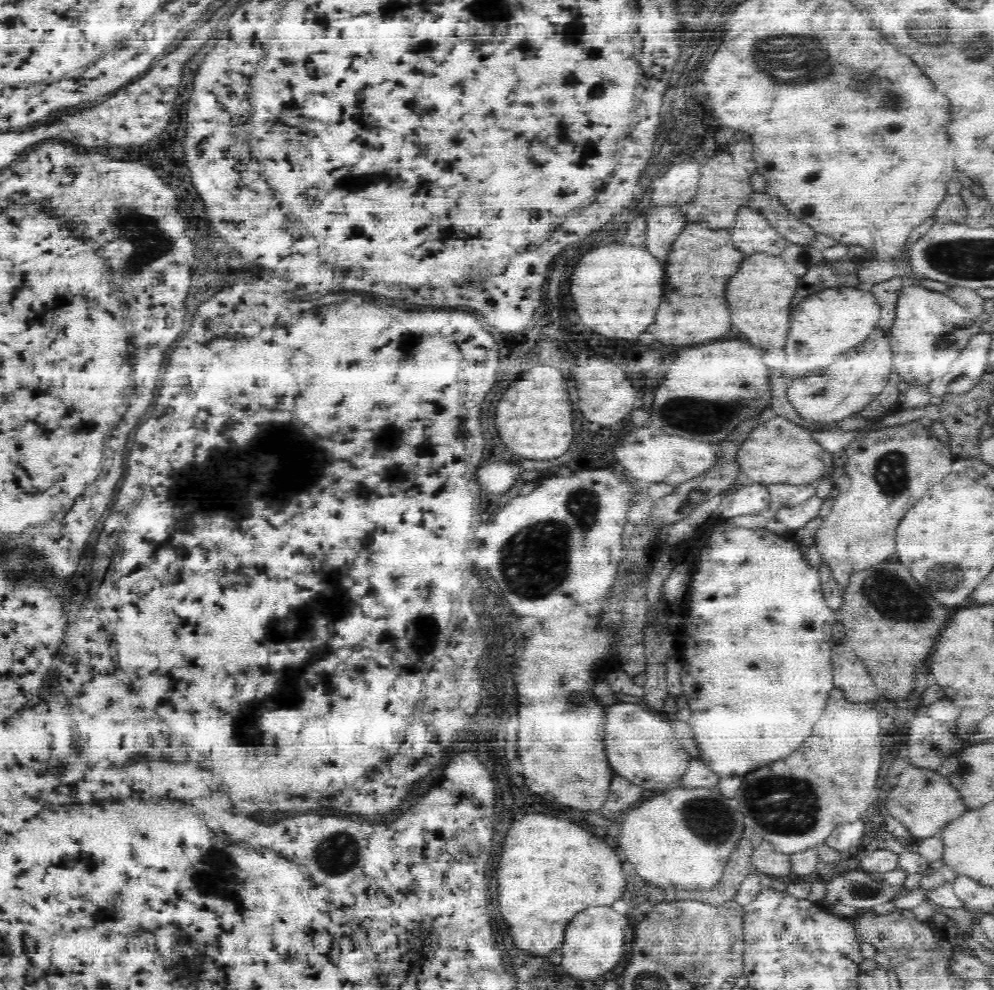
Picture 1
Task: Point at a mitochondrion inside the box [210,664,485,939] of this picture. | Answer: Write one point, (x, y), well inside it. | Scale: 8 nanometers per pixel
(339, 852)

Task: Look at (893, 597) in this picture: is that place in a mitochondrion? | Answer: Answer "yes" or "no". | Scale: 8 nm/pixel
yes

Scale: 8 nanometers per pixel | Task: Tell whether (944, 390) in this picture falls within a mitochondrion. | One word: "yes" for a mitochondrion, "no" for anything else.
no

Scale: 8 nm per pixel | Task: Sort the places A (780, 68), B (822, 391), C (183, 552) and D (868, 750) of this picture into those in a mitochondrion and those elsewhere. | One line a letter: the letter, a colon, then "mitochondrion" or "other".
A: mitochondrion
B: mitochondrion
C: other
D: other

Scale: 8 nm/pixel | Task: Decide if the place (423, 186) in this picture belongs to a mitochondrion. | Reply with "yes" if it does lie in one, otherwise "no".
no

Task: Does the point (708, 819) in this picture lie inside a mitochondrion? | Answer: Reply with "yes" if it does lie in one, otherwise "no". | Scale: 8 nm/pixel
yes

